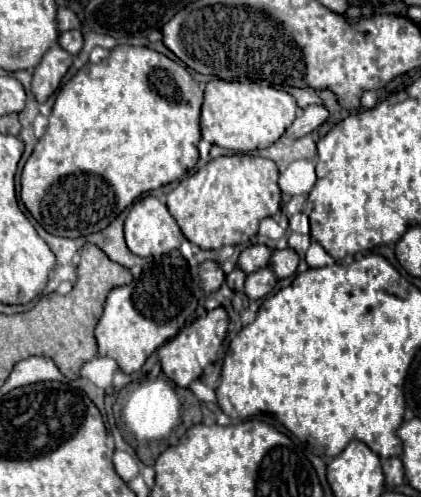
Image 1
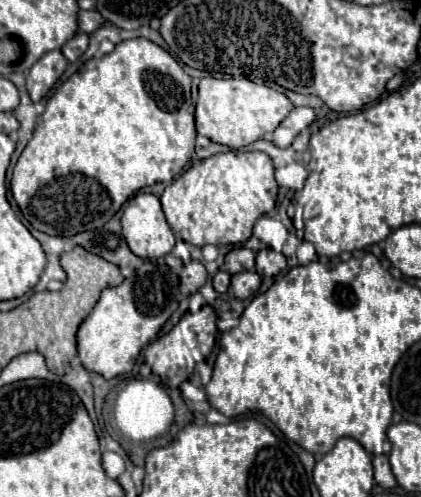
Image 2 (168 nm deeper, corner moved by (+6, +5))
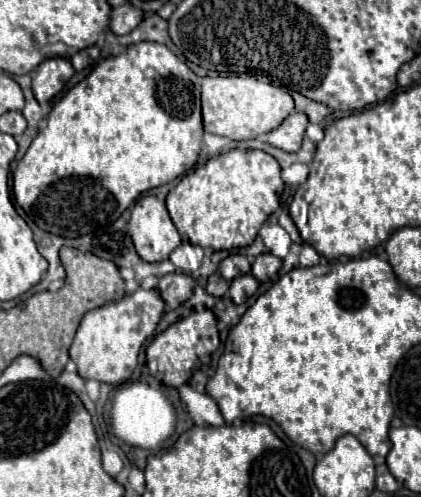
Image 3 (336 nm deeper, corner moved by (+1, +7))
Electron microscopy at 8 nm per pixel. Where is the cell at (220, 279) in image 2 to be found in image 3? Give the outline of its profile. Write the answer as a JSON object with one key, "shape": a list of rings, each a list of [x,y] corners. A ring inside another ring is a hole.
{"shape":[[[213,273],[207,281],[207,291],[215,297],[223,297],[229,291],[229,283],[219,273]]]}

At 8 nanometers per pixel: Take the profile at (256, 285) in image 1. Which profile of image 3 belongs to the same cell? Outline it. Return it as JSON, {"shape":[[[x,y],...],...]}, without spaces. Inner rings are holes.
{"shape":[[[241,275],[231,281],[229,295],[231,295],[233,303],[241,305],[247,301],[247,297],[251,297],[257,291],[257,287],[259,287],[259,281],[253,275]]]}

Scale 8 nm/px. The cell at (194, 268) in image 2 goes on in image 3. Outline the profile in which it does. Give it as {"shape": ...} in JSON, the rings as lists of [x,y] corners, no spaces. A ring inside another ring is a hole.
{"shape":[[[169,273],[159,279],[157,289],[161,291],[161,297],[167,303],[167,309],[177,309],[181,303],[191,299],[195,285],[197,279],[187,273]]]}

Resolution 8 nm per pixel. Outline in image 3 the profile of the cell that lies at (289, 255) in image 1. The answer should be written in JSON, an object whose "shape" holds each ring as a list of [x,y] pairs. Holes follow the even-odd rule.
{"shape":[[[261,253],[259,257],[255,257],[253,261],[253,277],[257,277],[257,281],[269,281],[277,275],[277,271],[281,269],[281,259],[271,255],[271,253]]]}

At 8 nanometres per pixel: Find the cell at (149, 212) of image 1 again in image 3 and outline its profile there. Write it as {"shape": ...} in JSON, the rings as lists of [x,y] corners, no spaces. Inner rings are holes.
{"shape":[[[145,195],[135,203],[129,219],[129,235],[139,257],[149,263],[167,259],[181,243],[165,203],[155,195]]]}

